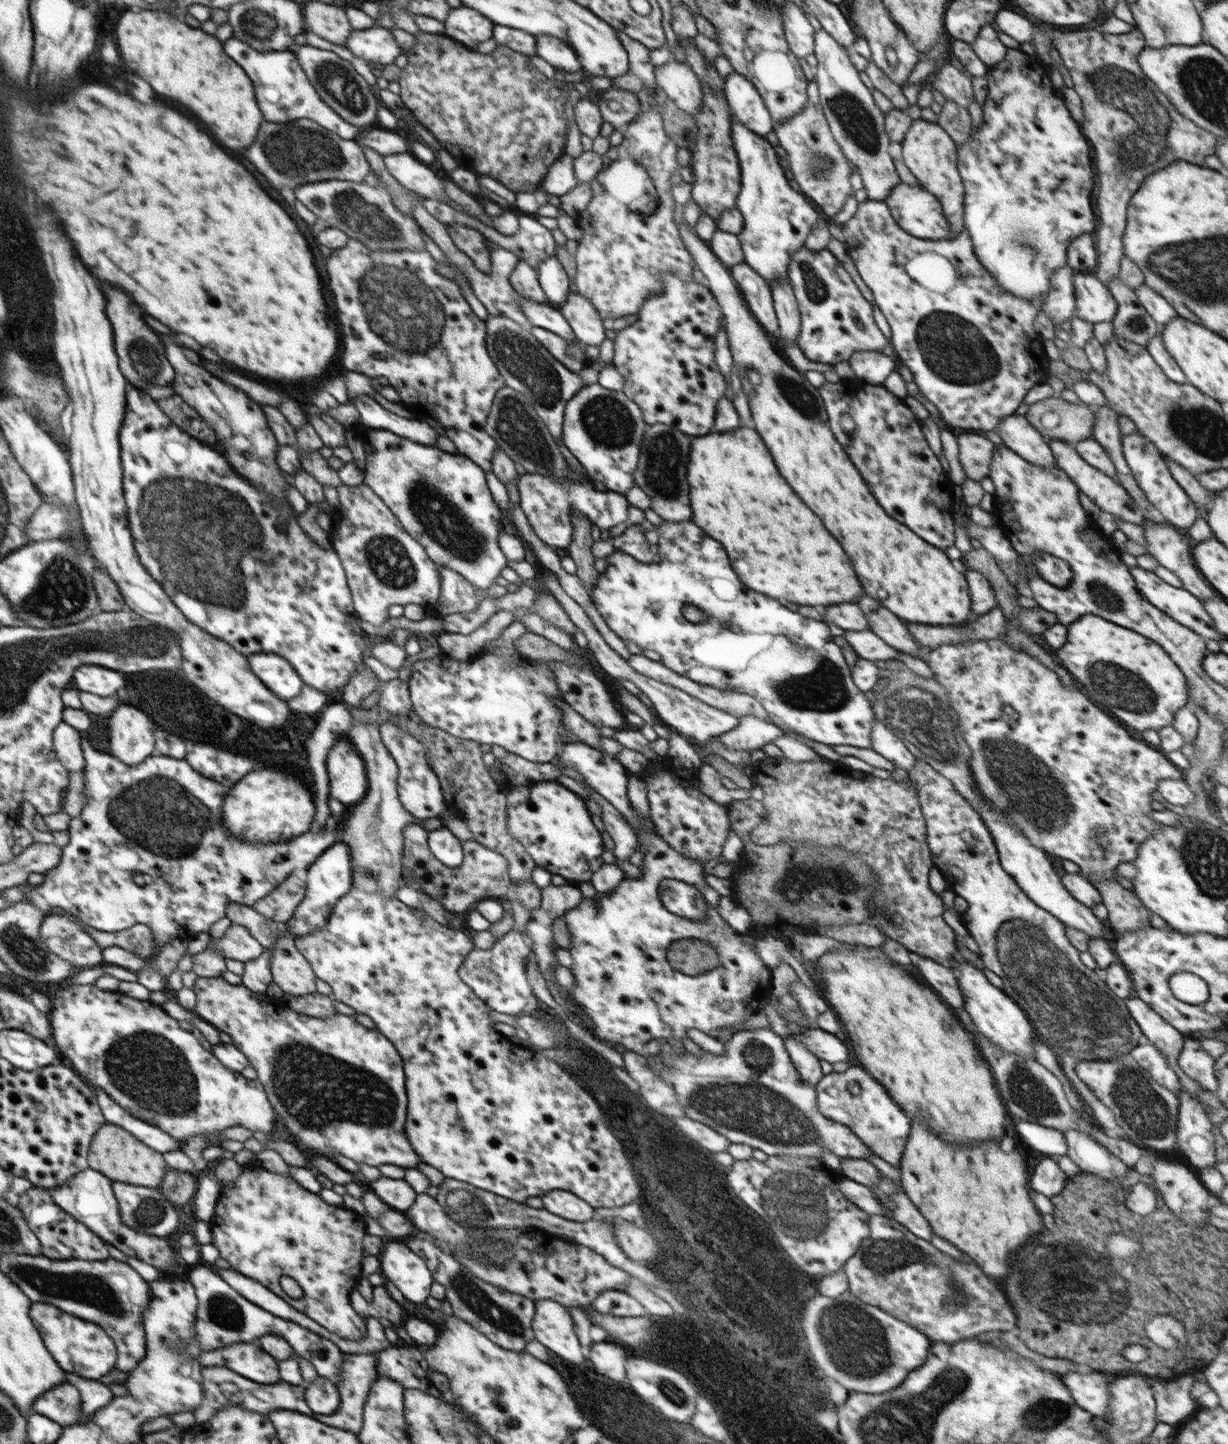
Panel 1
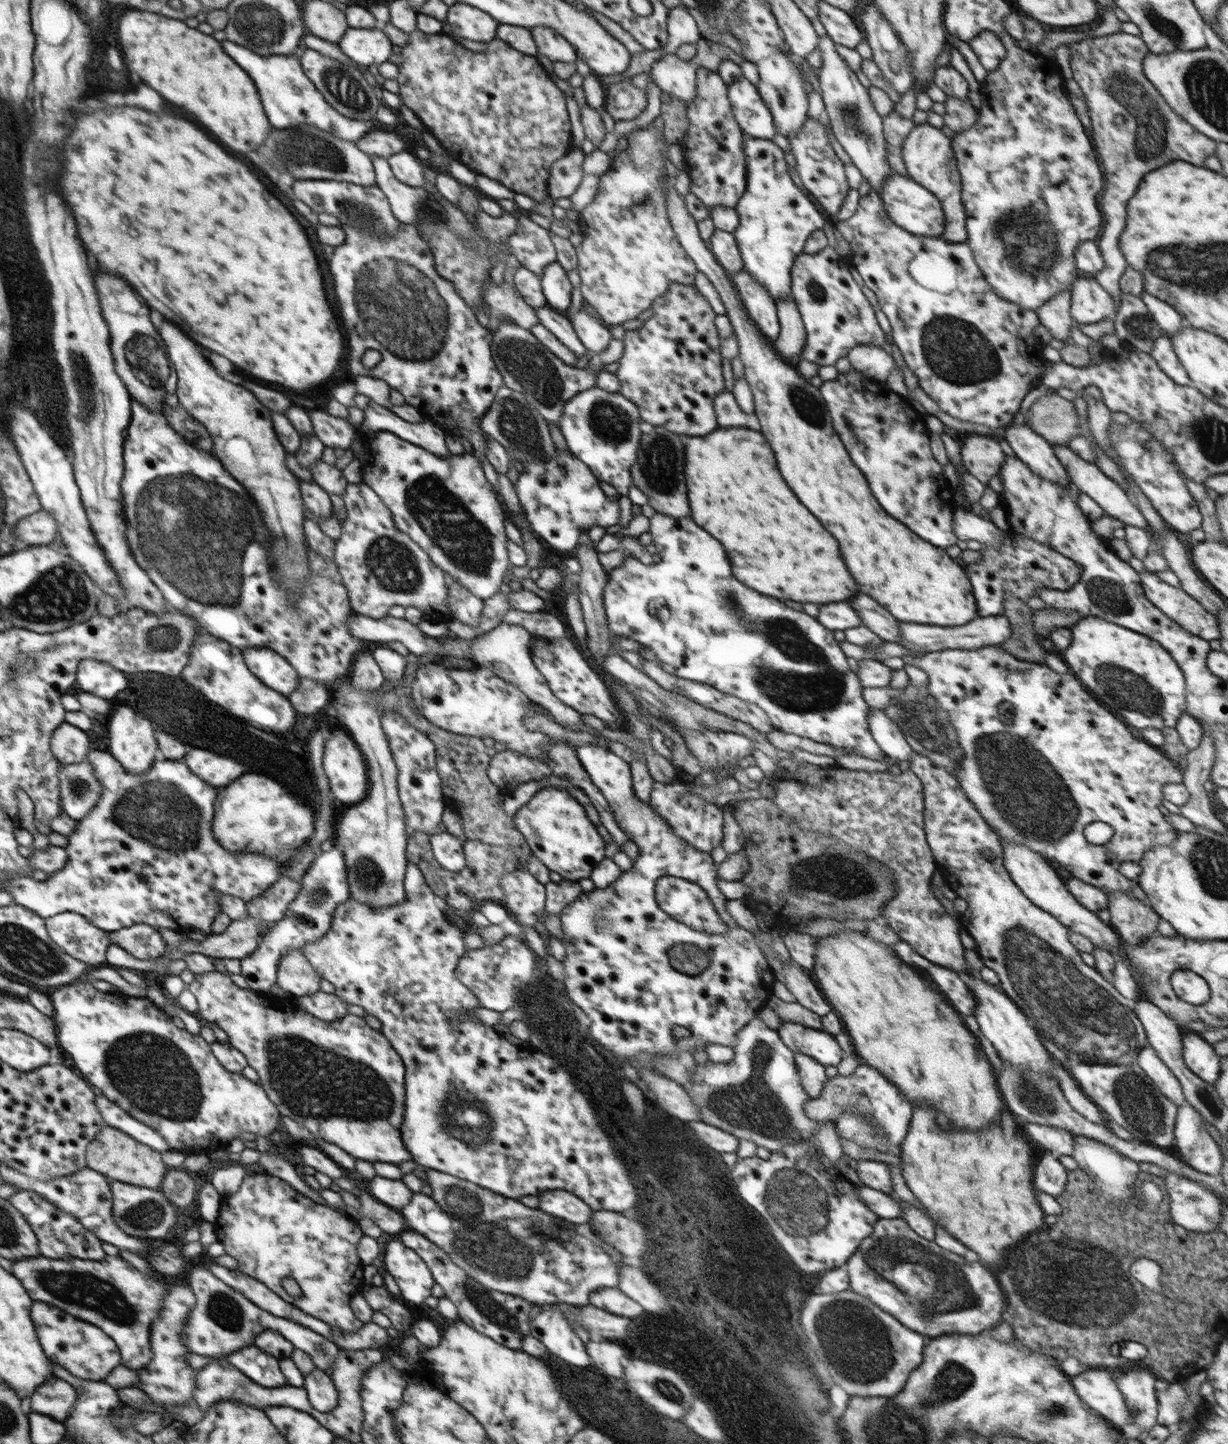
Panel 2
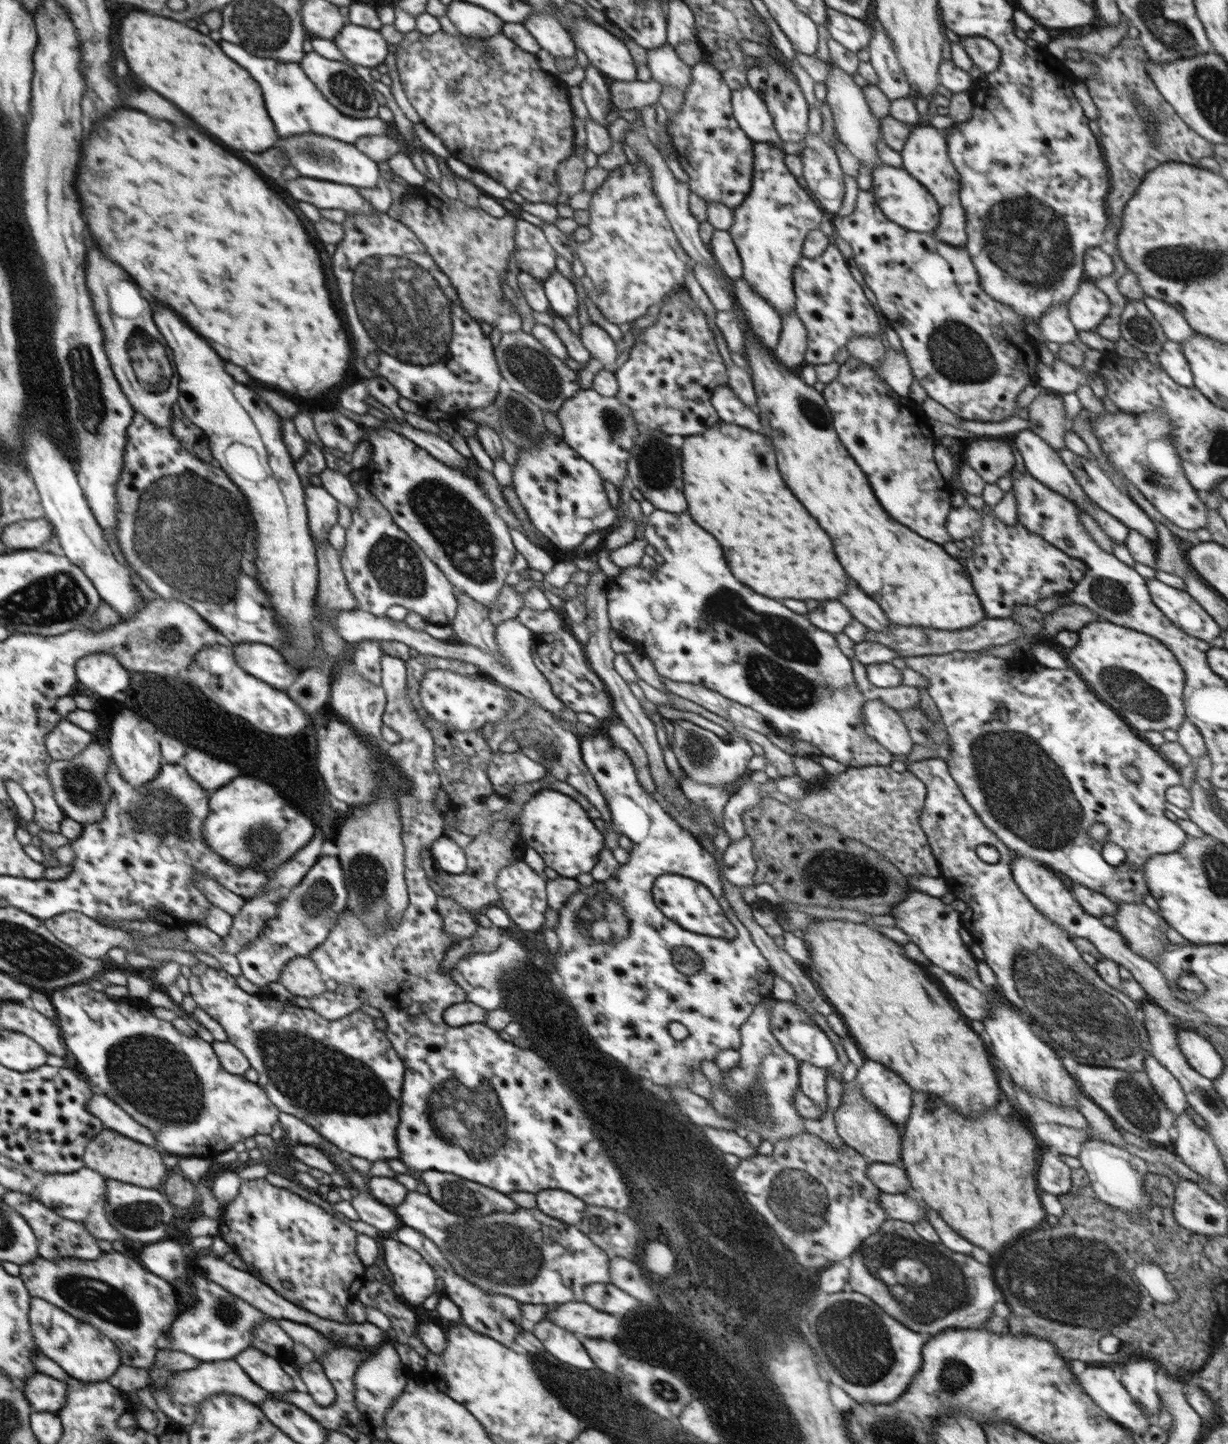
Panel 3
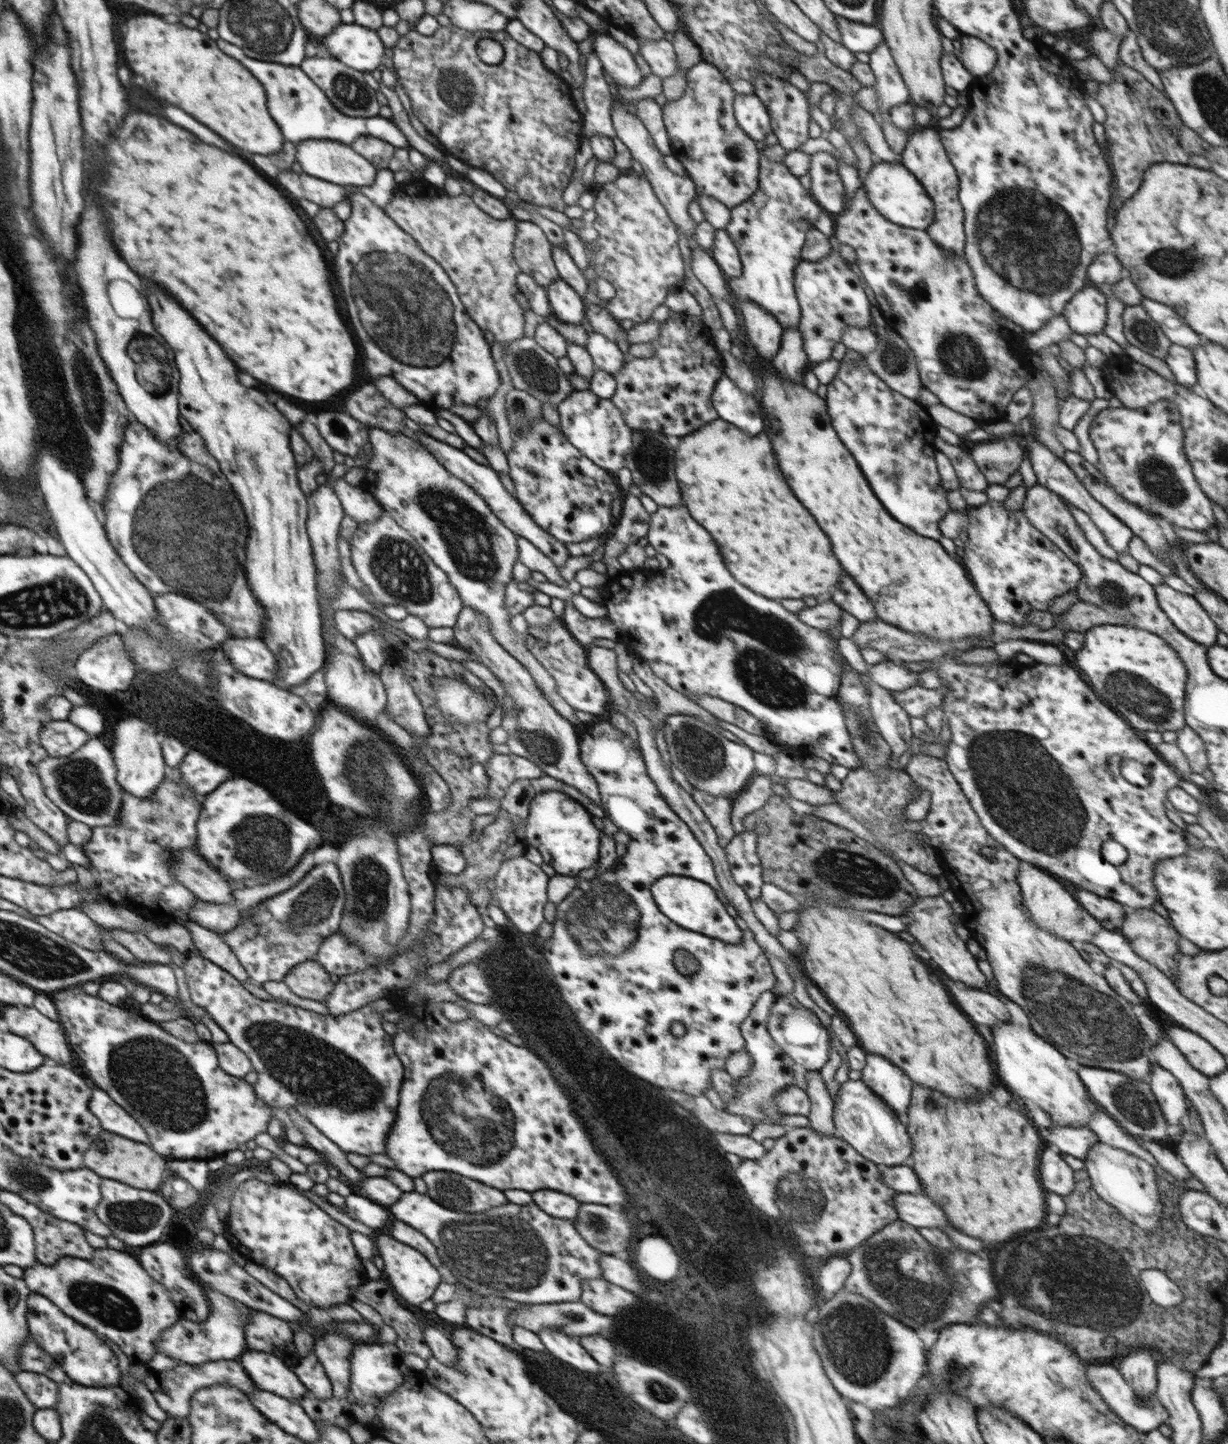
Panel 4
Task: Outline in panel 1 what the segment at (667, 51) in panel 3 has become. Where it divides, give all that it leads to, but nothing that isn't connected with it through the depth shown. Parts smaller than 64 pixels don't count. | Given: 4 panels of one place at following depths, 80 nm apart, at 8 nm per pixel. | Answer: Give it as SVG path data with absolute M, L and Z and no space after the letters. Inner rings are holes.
M674 59L664 66L655 68L656 84L662 88L668 98L690 116L696 116L702 108L701 82L688 64Z

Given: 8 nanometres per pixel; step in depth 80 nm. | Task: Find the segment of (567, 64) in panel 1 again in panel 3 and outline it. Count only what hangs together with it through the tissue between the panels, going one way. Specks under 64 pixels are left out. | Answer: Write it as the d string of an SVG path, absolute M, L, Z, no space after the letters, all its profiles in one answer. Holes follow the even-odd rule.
M534 13L523 22L523 25L540 44L540 48L554 55L554 58L576 56L577 48L572 42L572 37L568 36L563 25L551 14Z

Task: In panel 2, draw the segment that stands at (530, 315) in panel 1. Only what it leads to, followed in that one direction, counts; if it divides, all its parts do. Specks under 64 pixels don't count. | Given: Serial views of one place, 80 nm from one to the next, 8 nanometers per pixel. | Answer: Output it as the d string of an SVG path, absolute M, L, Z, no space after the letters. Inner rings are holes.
M550 306L534 308L538 316L538 324L545 326L564 346L567 346L577 358L582 358L586 354L587 348L578 338L576 331L563 312L556 311Z

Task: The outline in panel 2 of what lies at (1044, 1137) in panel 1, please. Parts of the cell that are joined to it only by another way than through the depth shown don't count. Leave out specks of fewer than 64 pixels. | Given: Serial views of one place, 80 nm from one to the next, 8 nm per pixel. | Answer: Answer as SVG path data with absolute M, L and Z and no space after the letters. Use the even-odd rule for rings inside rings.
M1028 1122L1024 1124L1024 1134L1040 1148L1057 1156L1070 1156L1074 1152L1074 1135L1062 1128Z

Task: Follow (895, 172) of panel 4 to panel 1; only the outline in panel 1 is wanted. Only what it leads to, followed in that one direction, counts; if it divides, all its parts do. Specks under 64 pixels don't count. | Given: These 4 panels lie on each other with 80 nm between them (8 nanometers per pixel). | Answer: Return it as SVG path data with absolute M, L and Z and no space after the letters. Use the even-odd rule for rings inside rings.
M904 183L896 184L884 201L893 219L900 225L900 228L903 228L912 236L917 236L924 240L949 238L950 223L944 216L942 205L940 201L926 189L918 186L908 186L908 184Z

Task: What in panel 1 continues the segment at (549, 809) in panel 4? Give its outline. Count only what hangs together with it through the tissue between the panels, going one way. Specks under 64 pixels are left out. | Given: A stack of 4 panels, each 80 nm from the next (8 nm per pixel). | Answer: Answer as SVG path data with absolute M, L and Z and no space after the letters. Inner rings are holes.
M556 781L529 786L530 795L525 803L507 807L509 833L523 844L535 865L551 874L560 874L568 883L590 882L594 872L604 864L602 854L605 848L586 803Z

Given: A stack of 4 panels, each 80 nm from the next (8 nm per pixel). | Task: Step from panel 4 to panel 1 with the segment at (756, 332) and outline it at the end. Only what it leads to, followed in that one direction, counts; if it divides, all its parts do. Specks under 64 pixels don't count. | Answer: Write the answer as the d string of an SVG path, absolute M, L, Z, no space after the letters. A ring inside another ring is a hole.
M744 261L730 267L730 274L747 302L751 314L774 337L779 330L779 325L769 284Z

